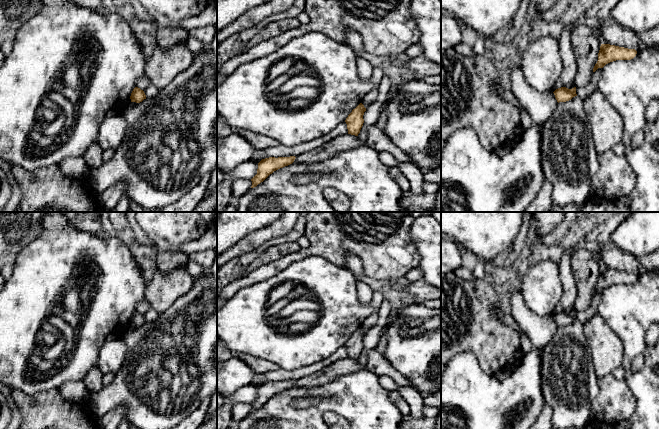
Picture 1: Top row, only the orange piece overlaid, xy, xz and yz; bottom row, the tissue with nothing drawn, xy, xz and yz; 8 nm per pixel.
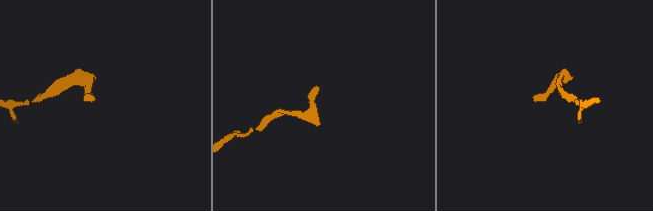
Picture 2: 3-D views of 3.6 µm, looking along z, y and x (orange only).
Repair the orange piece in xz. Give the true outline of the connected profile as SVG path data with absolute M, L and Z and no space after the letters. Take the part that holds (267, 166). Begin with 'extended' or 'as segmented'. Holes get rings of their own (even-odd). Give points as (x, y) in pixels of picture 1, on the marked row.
as segmented | M295 156L290 157L269 157L262 159L258 163L257 174L251 179L251 188L256 187L258 184L263 182L270 174L274 171L292 164L295 160Z

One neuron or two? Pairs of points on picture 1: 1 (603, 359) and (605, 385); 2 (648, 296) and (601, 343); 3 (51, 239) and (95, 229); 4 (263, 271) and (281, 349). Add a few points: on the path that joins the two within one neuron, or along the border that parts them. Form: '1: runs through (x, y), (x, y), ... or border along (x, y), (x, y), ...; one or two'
1: border along (611, 374), (598, 380); two
2: border along (598, 312), (620, 339), (623, 348), (622, 352); two
3: border along (68, 222), (79, 230), (102, 235); two
4: border along (286, 268), (271, 277), (259, 280), (243, 288); two

